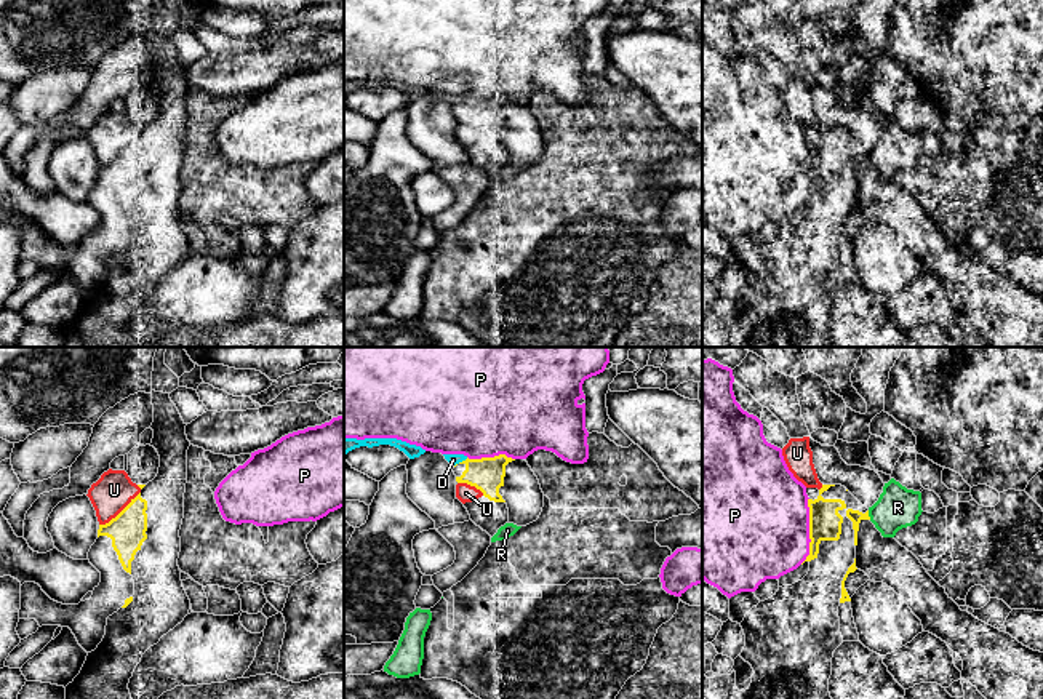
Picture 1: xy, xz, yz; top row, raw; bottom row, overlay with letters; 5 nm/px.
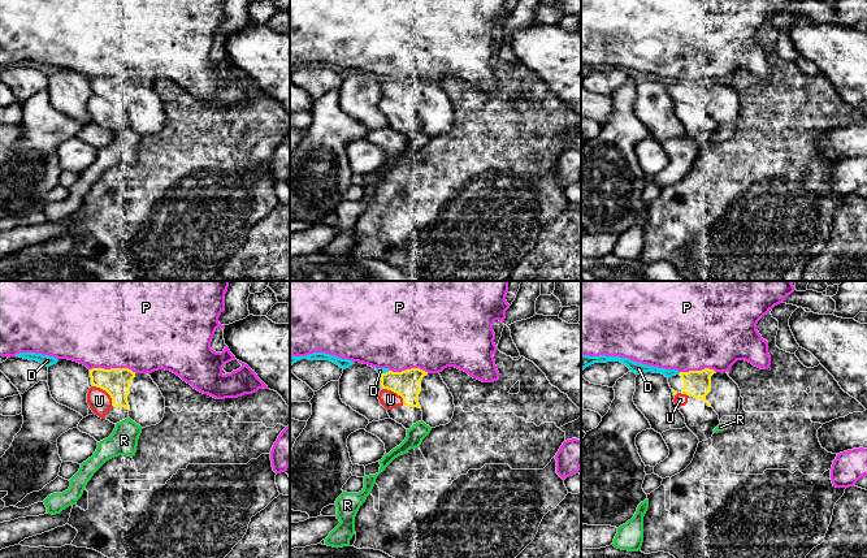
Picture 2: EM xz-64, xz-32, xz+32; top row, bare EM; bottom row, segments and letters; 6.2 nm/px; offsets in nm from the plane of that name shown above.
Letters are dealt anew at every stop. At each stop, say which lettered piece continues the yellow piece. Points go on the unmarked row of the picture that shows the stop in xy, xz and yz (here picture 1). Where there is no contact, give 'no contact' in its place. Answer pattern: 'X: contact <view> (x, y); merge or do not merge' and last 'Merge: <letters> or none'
D: contact xz (463, 103); do not merge
P: contact yz (810, 173); do not merge
R: contact yz (867, 157); do not merge
U: contact xy (120, 154); merge
Merge: U

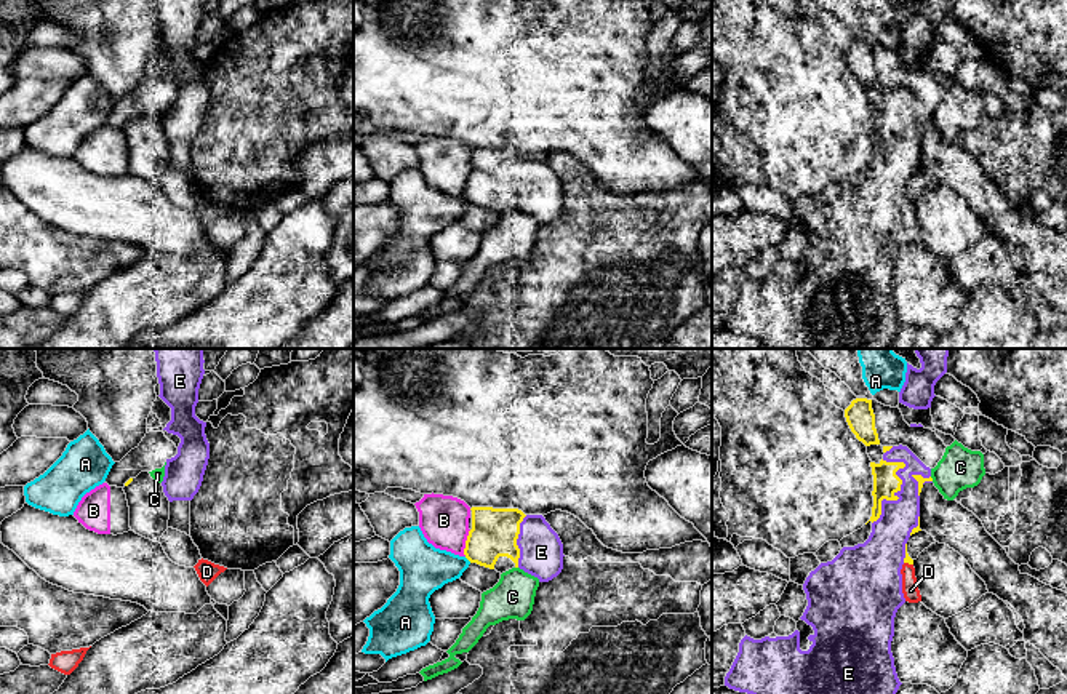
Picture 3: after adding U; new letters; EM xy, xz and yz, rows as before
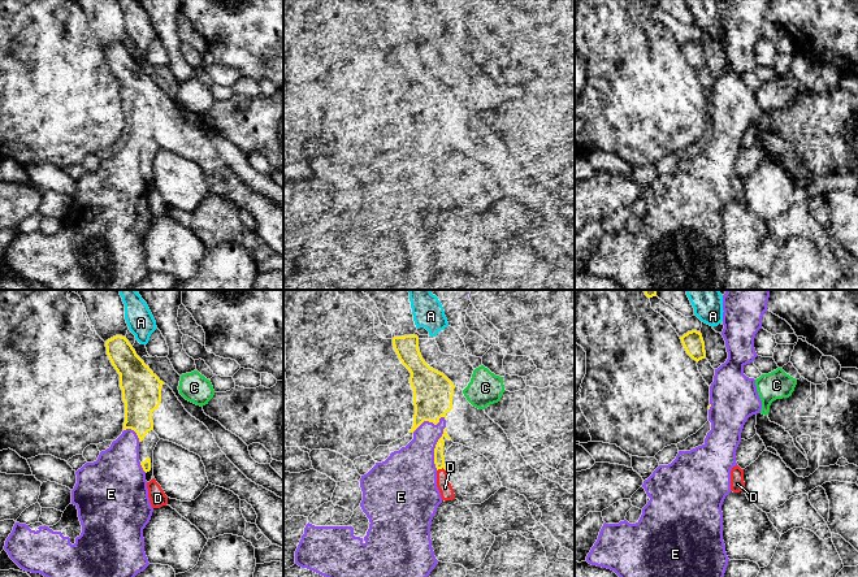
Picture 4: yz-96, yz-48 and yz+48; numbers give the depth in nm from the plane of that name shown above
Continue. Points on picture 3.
A: contact xz (467, 200); do not merge
B: contact xz (466, 184); do not merge
C: contact yz (931, 120); do not merge
D: contact yz (909, 205); merge
E: contact yz (898, 139); do not merge
Merge: D

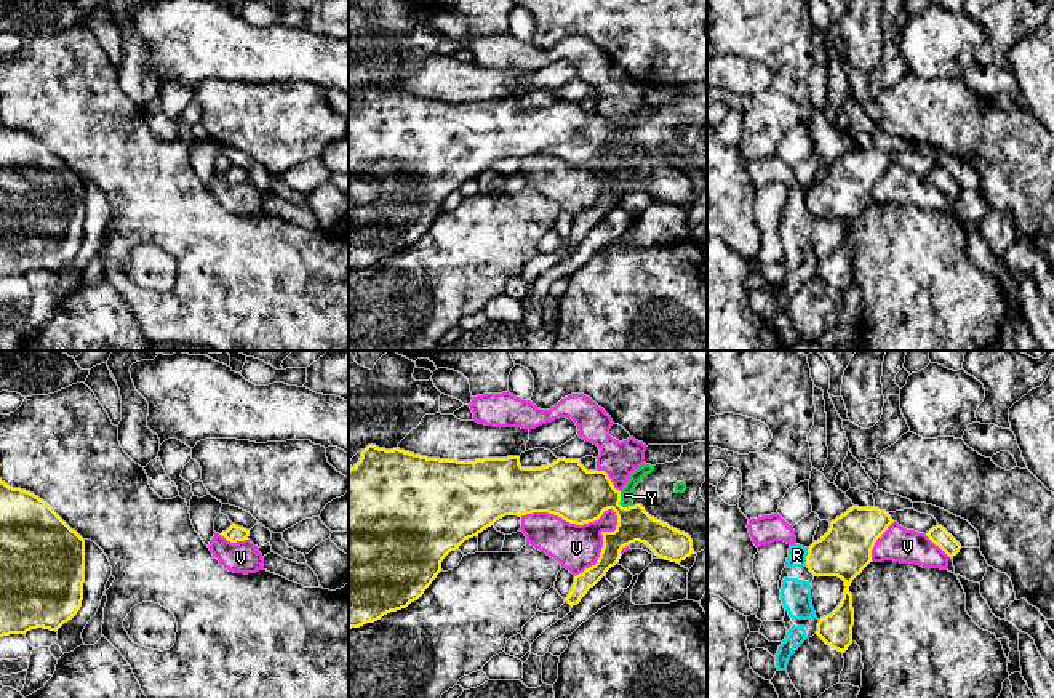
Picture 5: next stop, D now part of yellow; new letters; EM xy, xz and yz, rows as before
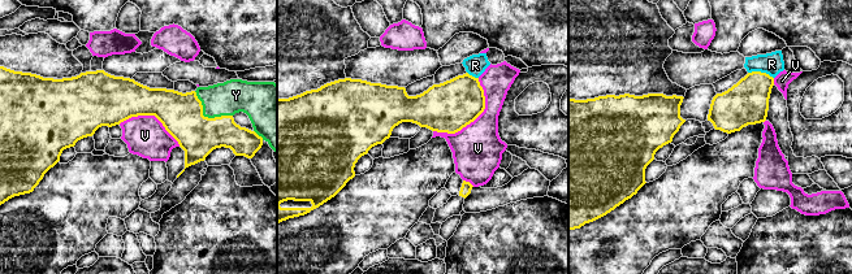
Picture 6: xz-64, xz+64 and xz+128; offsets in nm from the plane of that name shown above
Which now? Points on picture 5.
R: contact yz (806, 199); do not merge
V: contact xz (573, 164); do not merge
Y: contact xz (619, 146); merge
Merge: Y

